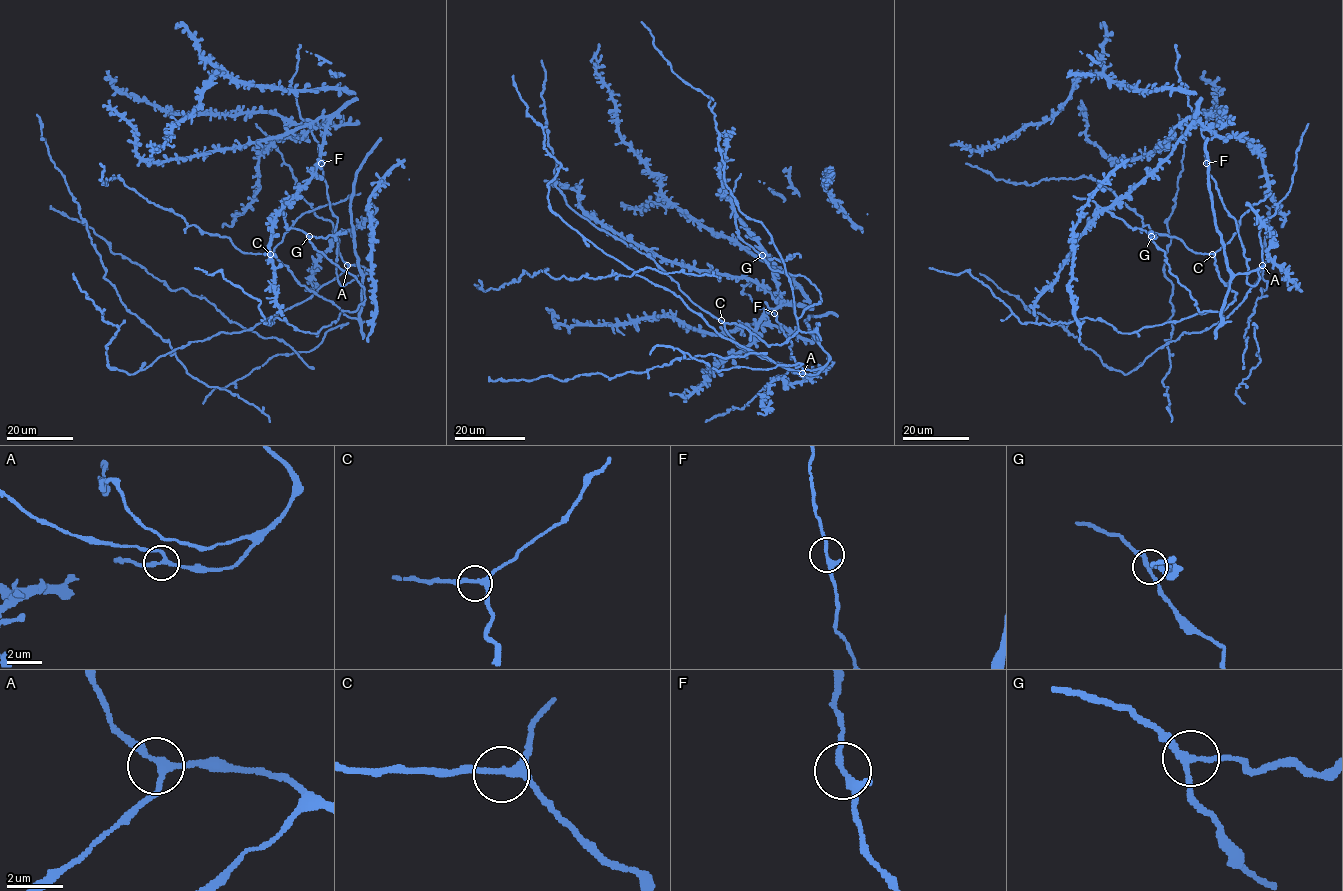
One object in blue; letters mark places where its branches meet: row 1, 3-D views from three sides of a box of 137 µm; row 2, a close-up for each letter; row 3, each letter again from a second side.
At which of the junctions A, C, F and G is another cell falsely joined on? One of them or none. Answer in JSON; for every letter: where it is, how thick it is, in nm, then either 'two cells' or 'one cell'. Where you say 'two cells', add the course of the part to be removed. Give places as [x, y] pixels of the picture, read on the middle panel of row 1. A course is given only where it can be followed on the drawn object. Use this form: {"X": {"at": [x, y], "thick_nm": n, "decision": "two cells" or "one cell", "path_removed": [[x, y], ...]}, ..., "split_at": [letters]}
{"A": {"at": [802, 373], "thick_nm": 200, "decision": "one cell"}, "C": {"at": [721, 320], "thick_nm": 180, "decision": "one cell"}, "F": {"at": [774, 313], "thick_nm": 200, "decision": "one cell"}, "G": {"at": [762, 255], "thick_nm": 170, "decision": "two cells", "path_removed": [[762, 256], [781, 260], [795, 254], [801, 257]]}, "split_at": ["G"]}

